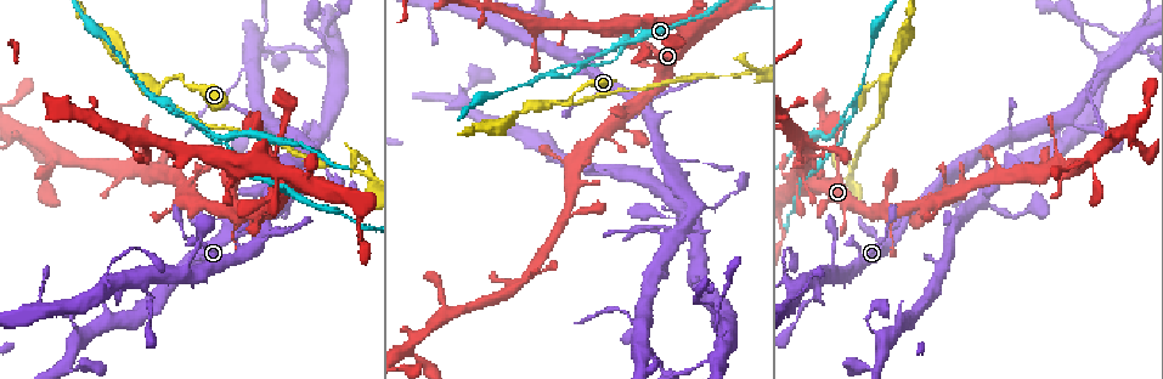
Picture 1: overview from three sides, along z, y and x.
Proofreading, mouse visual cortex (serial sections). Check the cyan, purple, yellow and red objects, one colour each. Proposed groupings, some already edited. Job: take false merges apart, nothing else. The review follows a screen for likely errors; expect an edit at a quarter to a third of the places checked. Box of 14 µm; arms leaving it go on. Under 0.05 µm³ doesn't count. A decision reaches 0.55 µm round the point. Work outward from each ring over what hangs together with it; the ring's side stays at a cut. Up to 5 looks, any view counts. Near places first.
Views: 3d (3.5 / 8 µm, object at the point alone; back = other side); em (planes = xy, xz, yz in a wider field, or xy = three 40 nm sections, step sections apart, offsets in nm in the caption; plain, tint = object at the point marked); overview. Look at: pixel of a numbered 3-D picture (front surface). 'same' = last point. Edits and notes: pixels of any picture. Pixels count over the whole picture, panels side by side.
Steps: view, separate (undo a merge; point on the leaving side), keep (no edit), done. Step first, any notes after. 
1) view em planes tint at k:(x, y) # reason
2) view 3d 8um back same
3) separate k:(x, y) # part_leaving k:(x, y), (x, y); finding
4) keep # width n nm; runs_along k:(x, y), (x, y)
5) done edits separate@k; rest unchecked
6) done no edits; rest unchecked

view 3d 8um back at 1:(246, 68) # thin arm on a thick one

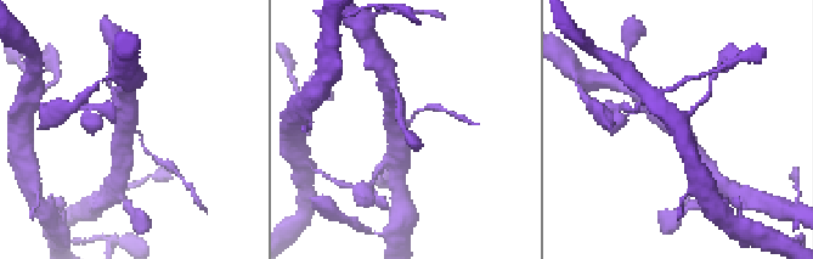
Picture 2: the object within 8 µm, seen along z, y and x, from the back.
view em xy step 1 tint at 2:(409, 123) # arms 3; arm_widths 150, 450, 600 nm

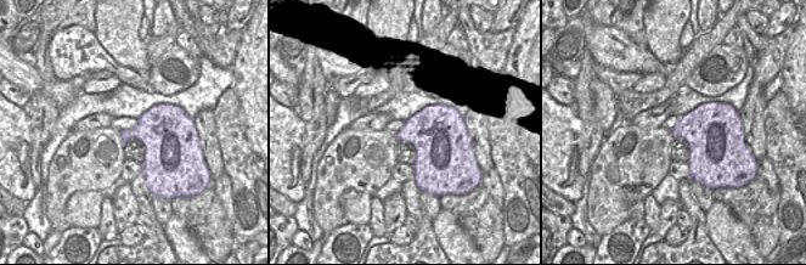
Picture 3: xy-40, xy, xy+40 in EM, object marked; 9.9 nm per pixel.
keep # one cell here

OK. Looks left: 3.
view 3d 3.5um at 1:(161, 87) # thick turns thin

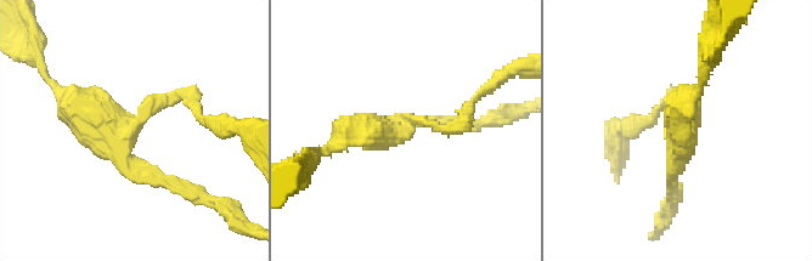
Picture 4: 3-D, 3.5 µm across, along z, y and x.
view em planes tint at 4:(400, 124) # arms 3; arm_widths 150, 150, 400 nm

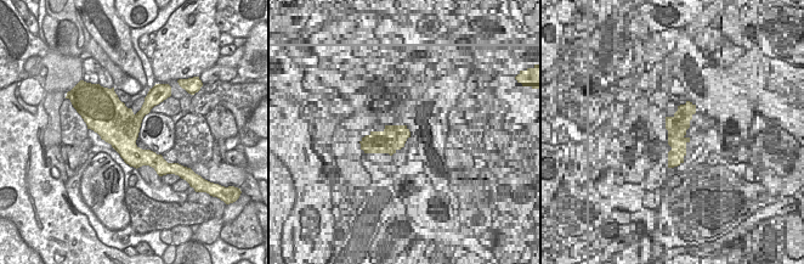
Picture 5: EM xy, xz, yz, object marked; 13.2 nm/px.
separate 4:(687, 141) # border 5:(139, 111), (142, 118); two cells meet here

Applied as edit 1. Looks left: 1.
done edits separate@4; rest unchecked

